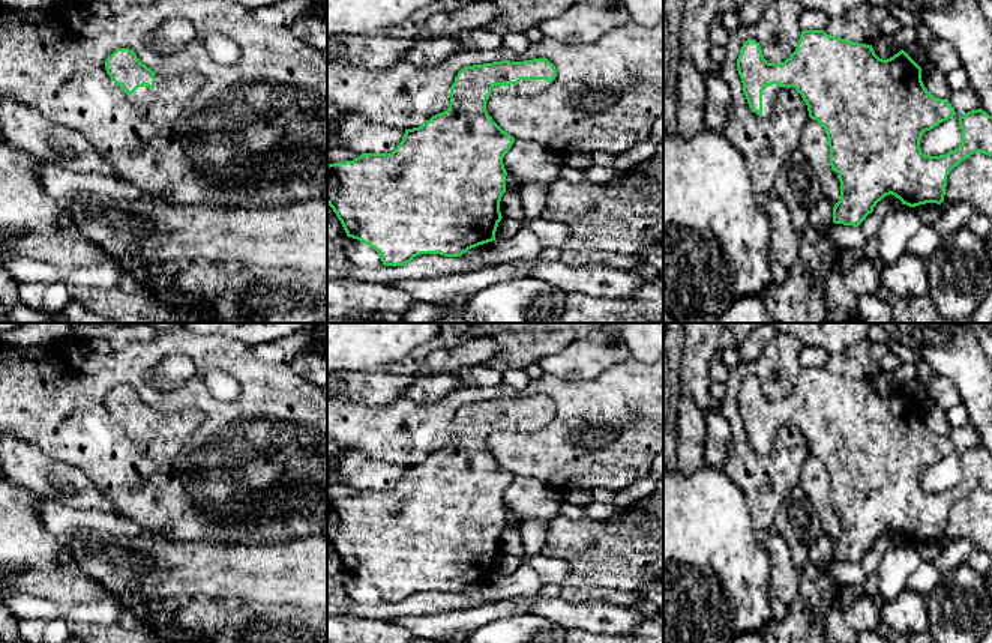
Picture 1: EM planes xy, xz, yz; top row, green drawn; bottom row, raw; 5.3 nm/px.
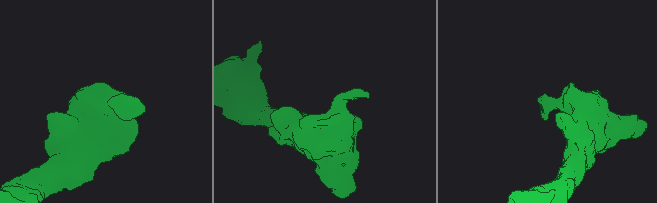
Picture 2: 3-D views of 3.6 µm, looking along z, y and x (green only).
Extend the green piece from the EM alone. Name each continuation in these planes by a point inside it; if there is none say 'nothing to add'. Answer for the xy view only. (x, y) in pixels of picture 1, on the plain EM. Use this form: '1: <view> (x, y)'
1: xy (161, 442)

